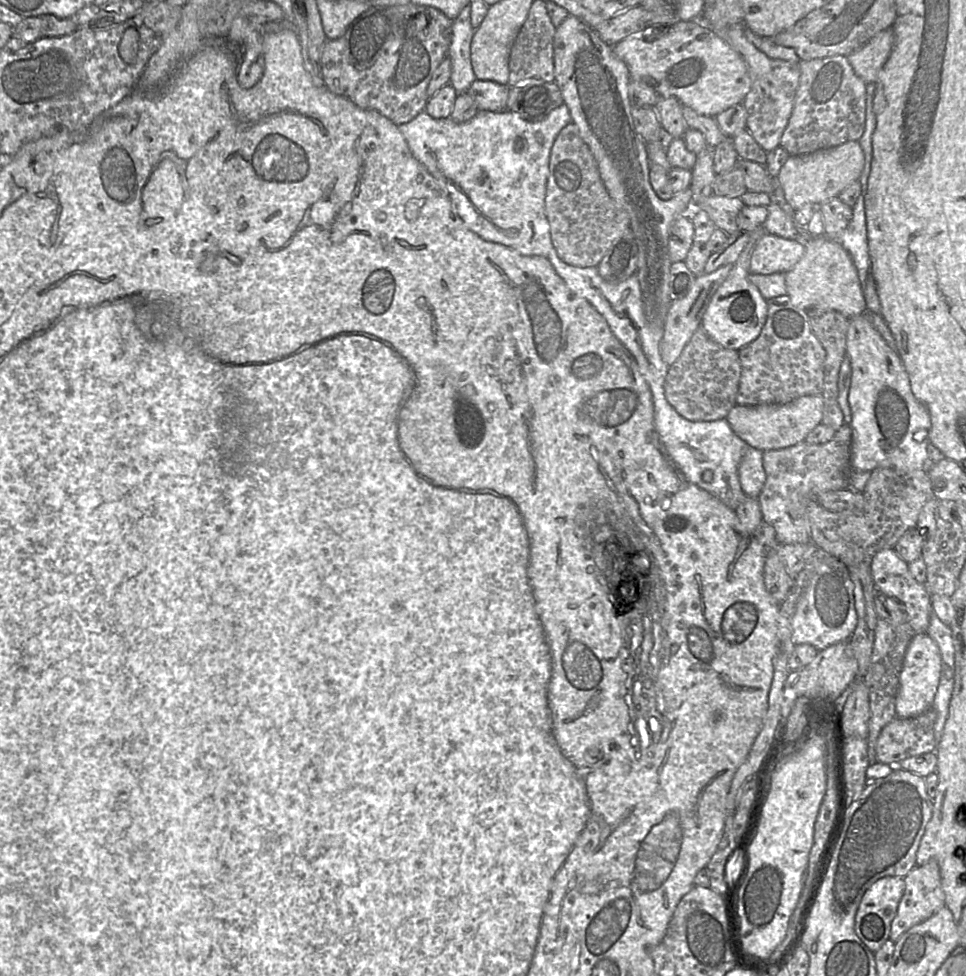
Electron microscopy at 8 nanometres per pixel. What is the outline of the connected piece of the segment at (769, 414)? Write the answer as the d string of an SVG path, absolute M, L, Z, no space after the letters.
M822 394L798 397L784 404L734 405L725 419L733 432L747 445L760 451L782 449L804 440L805 436L821 422Z

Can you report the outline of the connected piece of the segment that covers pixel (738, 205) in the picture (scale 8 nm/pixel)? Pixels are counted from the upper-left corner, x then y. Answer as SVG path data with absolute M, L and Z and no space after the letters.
M711 194L695 207L704 210L714 225L729 236L739 231L737 216L744 206L740 197L729 198Z

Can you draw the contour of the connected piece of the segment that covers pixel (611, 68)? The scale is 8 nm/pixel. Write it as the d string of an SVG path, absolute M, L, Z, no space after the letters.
M569 15L557 28L553 40L554 82L559 87L564 104L569 108L572 123L578 129L581 138L589 147L610 197L617 207L627 212L630 229L638 245L638 263L636 275L639 280L644 315L649 325L664 327L671 306L669 296L669 273L671 261L668 255L668 236L672 223L682 215L692 211L692 191L690 187L676 193L669 200L660 199L654 192L650 179L650 161L646 143L634 127L631 103L628 95L630 73L627 65L613 52L599 36L597 29L590 27L579 18Z

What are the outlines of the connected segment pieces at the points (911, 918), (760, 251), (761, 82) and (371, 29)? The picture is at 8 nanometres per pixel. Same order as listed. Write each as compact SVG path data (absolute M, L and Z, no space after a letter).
M935 860L916 866L904 877L905 891L892 921L889 939L896 943L913 926L945 907L940 870Z
M766 232L751 253L750 273L786 273L799 262L804 251L803 243Z
M743 24L713 26L712 31L734 49L747 66L751 88L742 103L747 111L746 130L767 153L775 150L780 146L781 137L794 108L800 82L799 64L771 59L759 51L744 36Z
M413 3L371 7L341 37L326 40L322 51L325 86L364 110L375 110L401 125L421 113L429 100L427 87L451 42L453 20L440 10Z

